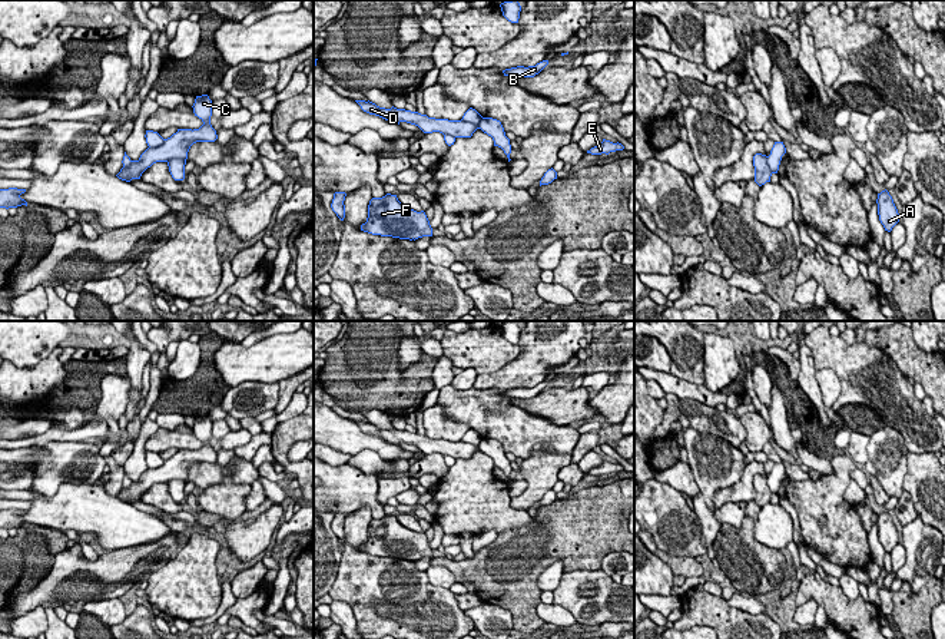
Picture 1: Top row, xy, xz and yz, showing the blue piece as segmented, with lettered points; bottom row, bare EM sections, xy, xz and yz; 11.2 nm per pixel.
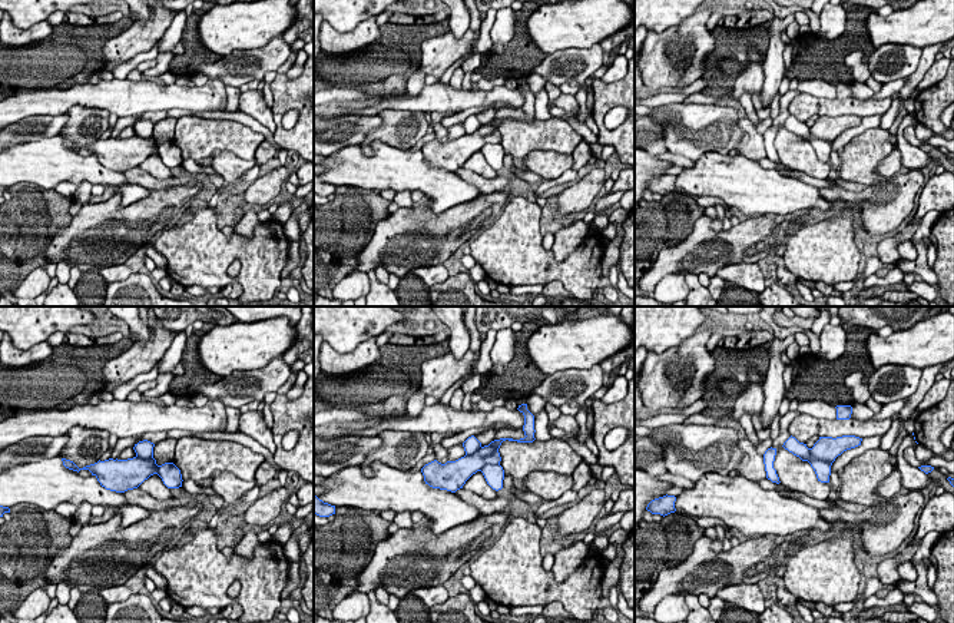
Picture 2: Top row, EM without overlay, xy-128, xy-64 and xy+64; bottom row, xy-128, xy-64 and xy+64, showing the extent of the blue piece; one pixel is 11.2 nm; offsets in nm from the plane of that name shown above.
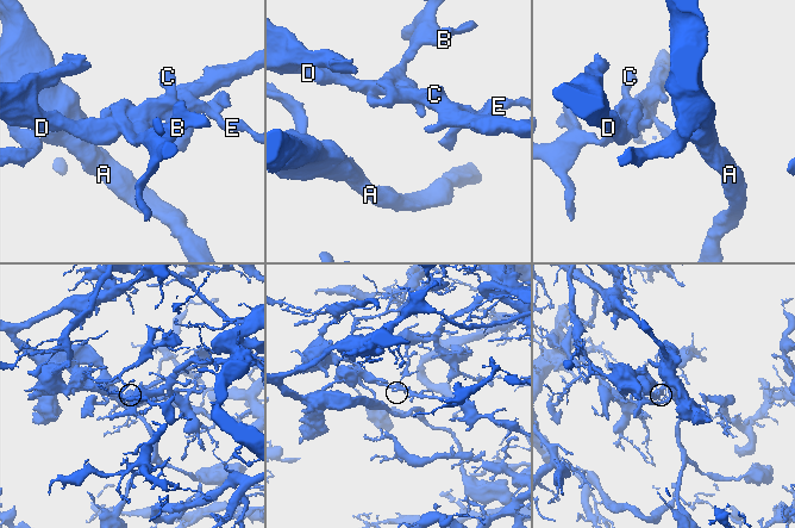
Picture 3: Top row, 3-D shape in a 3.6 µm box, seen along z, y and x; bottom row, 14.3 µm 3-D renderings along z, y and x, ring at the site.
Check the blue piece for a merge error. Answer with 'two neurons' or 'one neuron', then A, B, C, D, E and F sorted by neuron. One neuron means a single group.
two neurons | A C D E F / B

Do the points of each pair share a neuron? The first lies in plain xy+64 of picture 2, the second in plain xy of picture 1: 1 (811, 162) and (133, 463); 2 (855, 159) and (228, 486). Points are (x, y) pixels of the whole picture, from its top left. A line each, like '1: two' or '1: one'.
1: one
2: one

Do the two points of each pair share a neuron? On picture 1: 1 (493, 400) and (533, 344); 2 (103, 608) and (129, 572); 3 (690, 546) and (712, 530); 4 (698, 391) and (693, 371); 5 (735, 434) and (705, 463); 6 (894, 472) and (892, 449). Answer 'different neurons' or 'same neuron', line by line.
1: different neurons
2: different neurons
3: different neurons
4: different neurons
5: different neurons
6: same neuron

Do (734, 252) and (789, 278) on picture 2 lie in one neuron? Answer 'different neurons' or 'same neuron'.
different neurons

